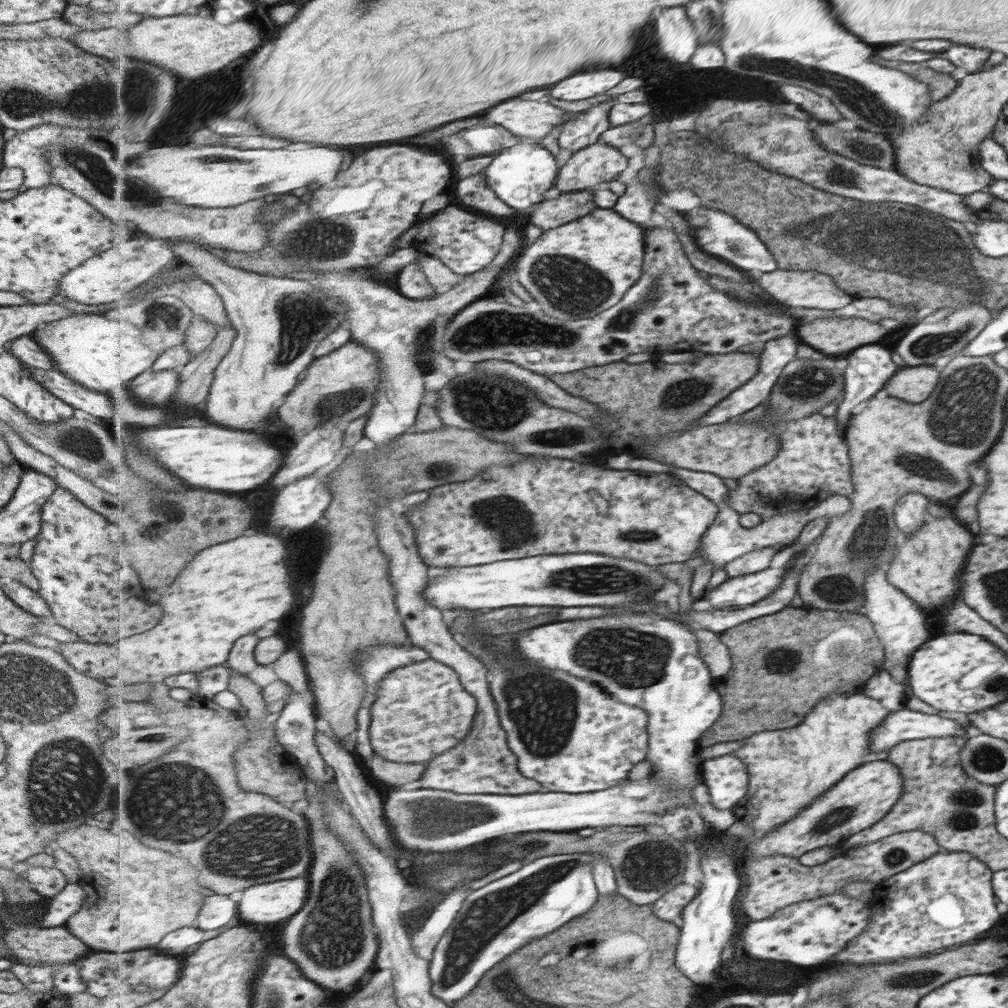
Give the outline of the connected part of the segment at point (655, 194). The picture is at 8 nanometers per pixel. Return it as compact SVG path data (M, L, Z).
M659 151L653 152L652 155L653 162L649 167L638 170L636 177L627 186L625 193L618 198L617 205L613 208L619 216L625 216L625 220L643 226L647 226L647 222L651 220L653 208L664 190L660 184Z

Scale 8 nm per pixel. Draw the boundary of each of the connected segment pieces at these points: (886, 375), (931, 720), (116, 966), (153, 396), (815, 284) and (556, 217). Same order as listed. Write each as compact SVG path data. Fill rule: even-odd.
M867 344L851 352L851 364L847 364L847 396L843 396L835 412L840 432L847 426L851 410L883 388L893 372L895 364L889 358L889 350L877 344Z
M899 710L890 712L890 715L879 724L879 728L869 735L871 757L879 751L889 750L901 741L944 737L945 735L963 735L965 738L977 736L980 732L969 727L968 722L957 723L953 719L941 716L929 716L913 710Z
M139 950L139 952L103 952L90 951L82 958L73 961L78 966L80 977L86 984L89 994L97 999L117 993L147 992L162 988L170 989L183 972L185 960L177 956L163 956L161 950ZM155 950L155 952L153 952Z
M153 369L136 376L129 386L134 397L147 404L167 406L171 396L176 394L180 385L181 370L164 370L155 372Z
M778 270L755 277L759 286L774 297L782 306L793 306L799 308L816 308L821 310L835 310L847 306L851 302L851 296L845 294L835 286L835 280L817 274L817 272L801 272L801 270Z
M585 190L561 193L558 197L539 204L537 208L537 212L531 210L533 218L530 222L547 231L575 221L598 207L594 201L594 191Z

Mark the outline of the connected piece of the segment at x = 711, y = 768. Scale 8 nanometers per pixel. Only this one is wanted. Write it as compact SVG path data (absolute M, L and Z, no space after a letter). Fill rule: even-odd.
M730 753L705 762L701 772L702 782L708 787L712 803L718 809L735 808L750 790L749 767L735 754Z

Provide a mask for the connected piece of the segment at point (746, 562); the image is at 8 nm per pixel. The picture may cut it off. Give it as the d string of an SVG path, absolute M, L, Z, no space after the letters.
M769 545L757 550L752 550L738 559L732 560L725 566L727 578L735 578L746 574L753 574L767 570L775 558L780 547Z

